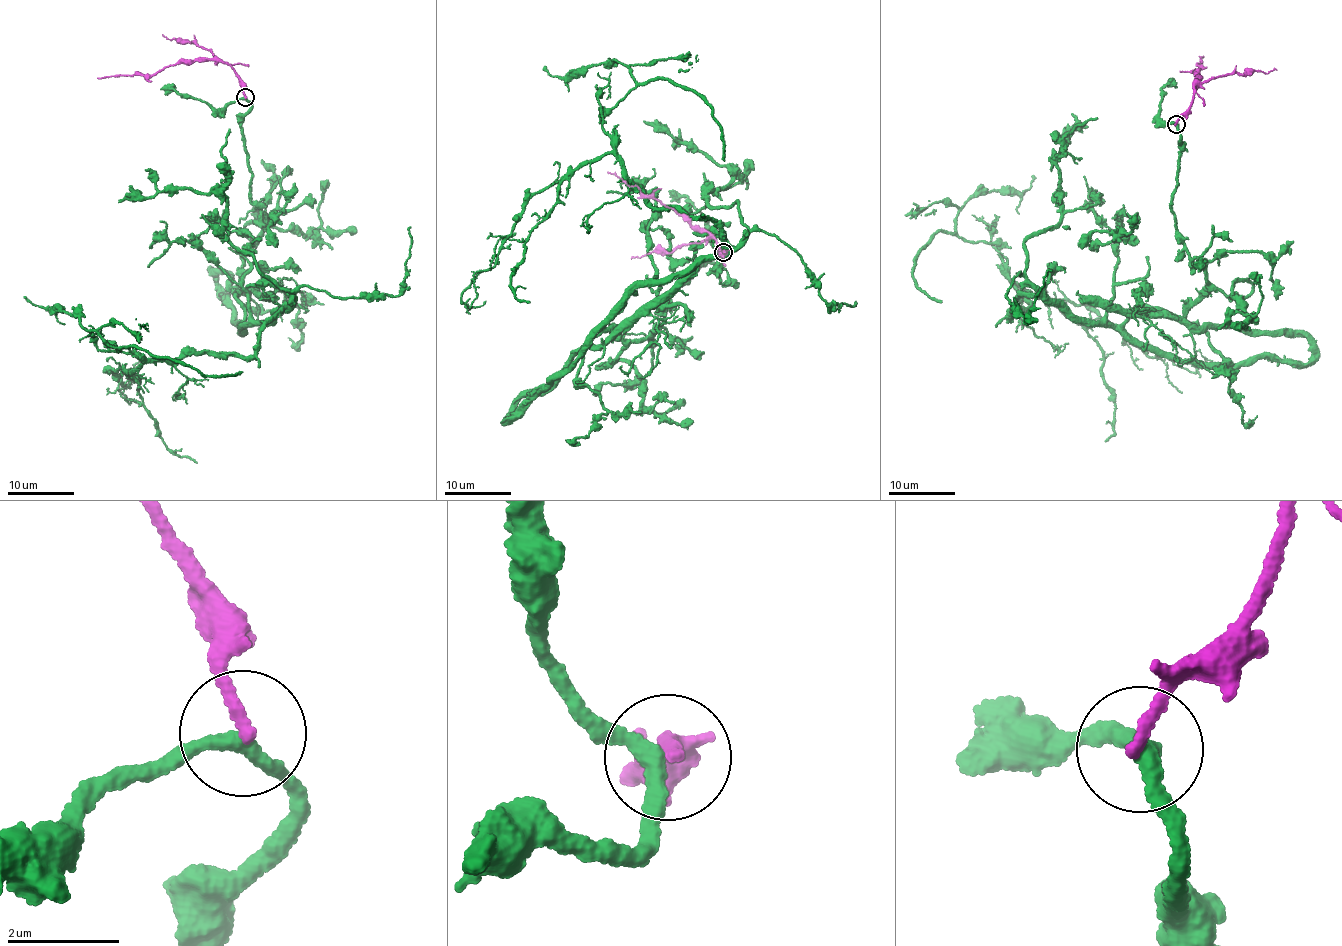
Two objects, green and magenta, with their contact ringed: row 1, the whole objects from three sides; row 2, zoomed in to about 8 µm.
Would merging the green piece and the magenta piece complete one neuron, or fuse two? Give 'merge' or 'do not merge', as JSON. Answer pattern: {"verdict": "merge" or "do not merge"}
{"verdict": "do not merge"}

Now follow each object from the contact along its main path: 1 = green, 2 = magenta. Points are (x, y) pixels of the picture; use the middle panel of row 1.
1: (723, 252), (638, 341), (606, 330), (722, 249), (609, 153), (527, 200), (462, 293), (486, 301)
2: (723, 252), (714, 238), (697, 230), (680, 215), (645, 197), (637, 185), (628, 186), (607, 172)

